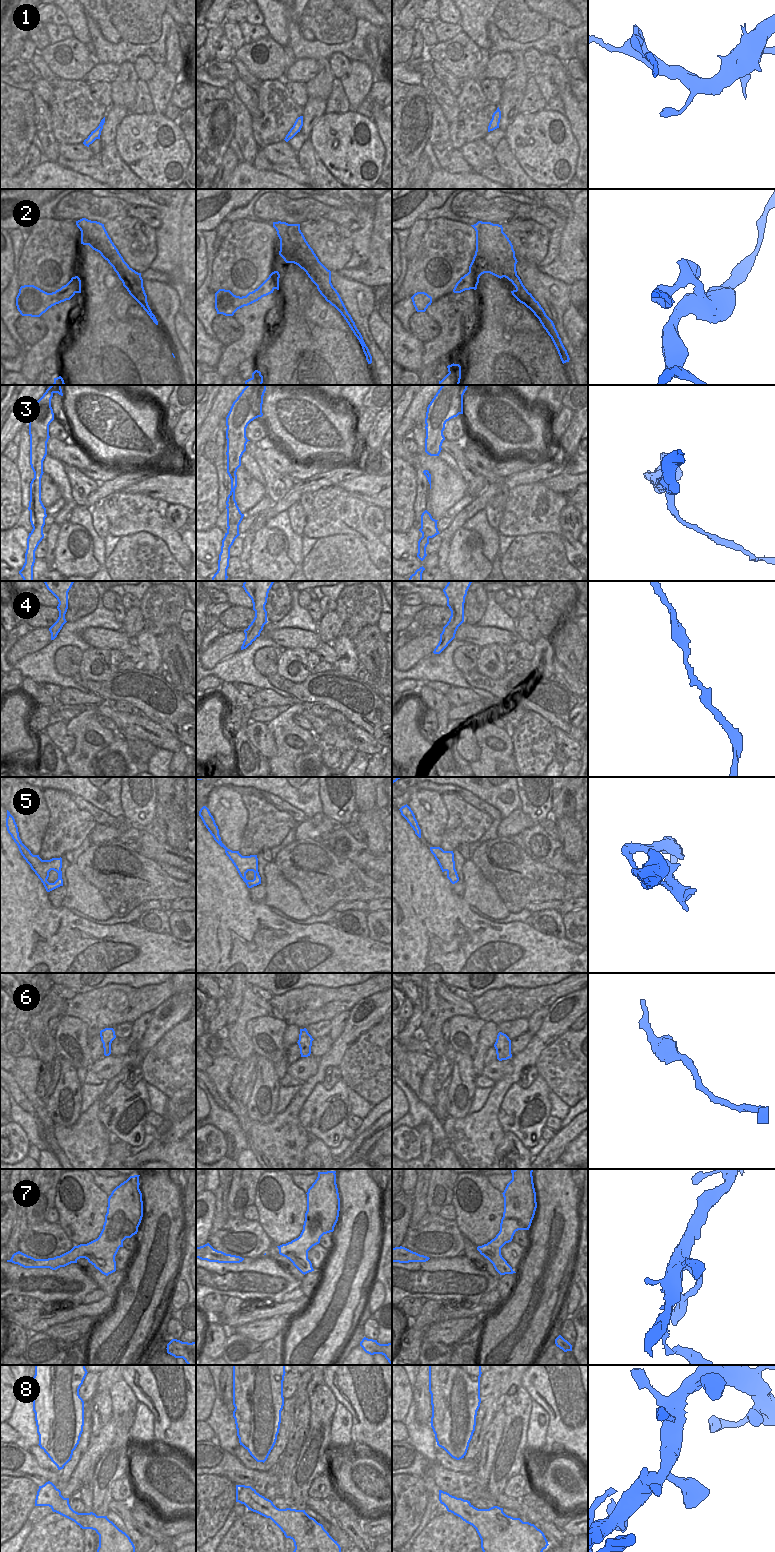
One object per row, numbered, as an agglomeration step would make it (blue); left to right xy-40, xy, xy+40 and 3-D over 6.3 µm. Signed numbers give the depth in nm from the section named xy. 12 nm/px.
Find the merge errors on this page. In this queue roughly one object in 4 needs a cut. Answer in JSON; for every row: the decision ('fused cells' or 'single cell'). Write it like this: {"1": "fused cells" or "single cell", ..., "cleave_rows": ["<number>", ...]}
{"1": "single cell", "2": "fused cells", "3": "fused cells", "4": "single cell", "5": "single cell", "6": "fused cells", "7": "single cell", "8": "single cell", "cleave_rows": ["2", "3", "6"]}

